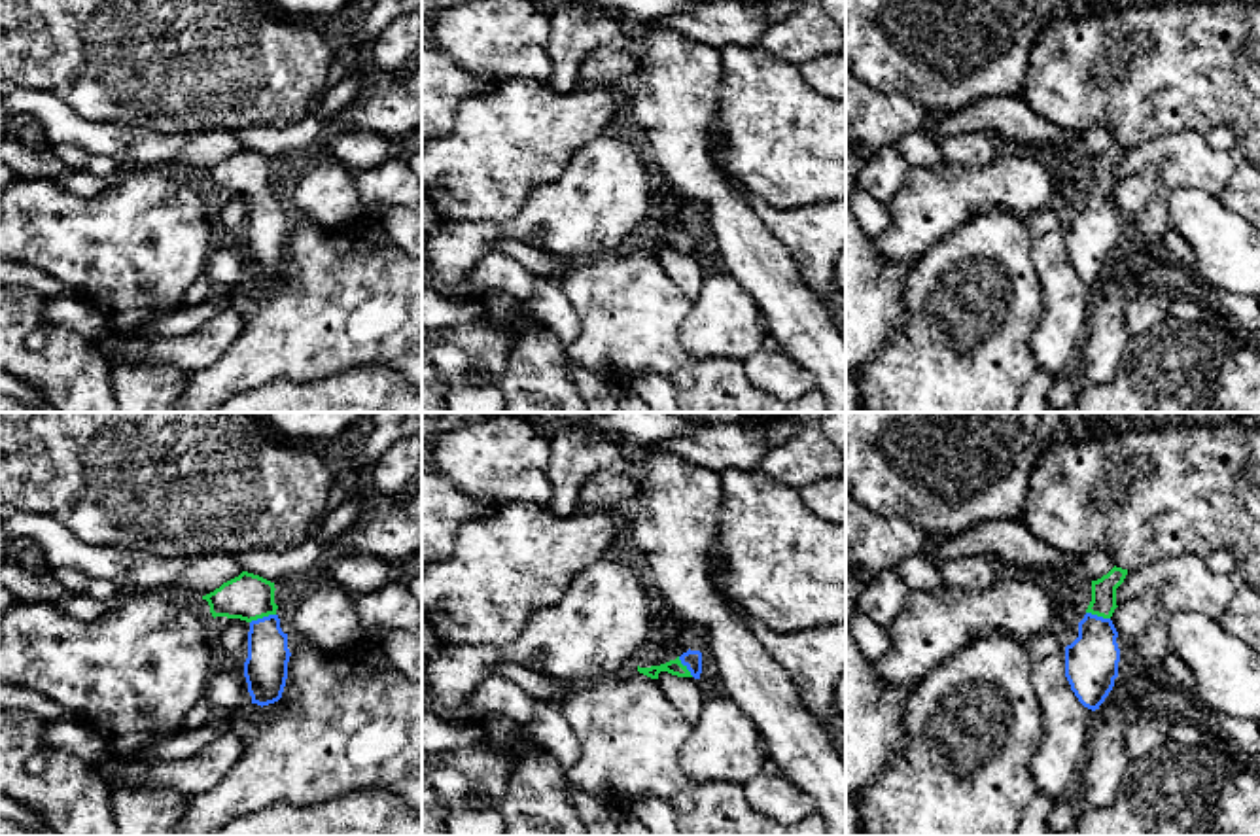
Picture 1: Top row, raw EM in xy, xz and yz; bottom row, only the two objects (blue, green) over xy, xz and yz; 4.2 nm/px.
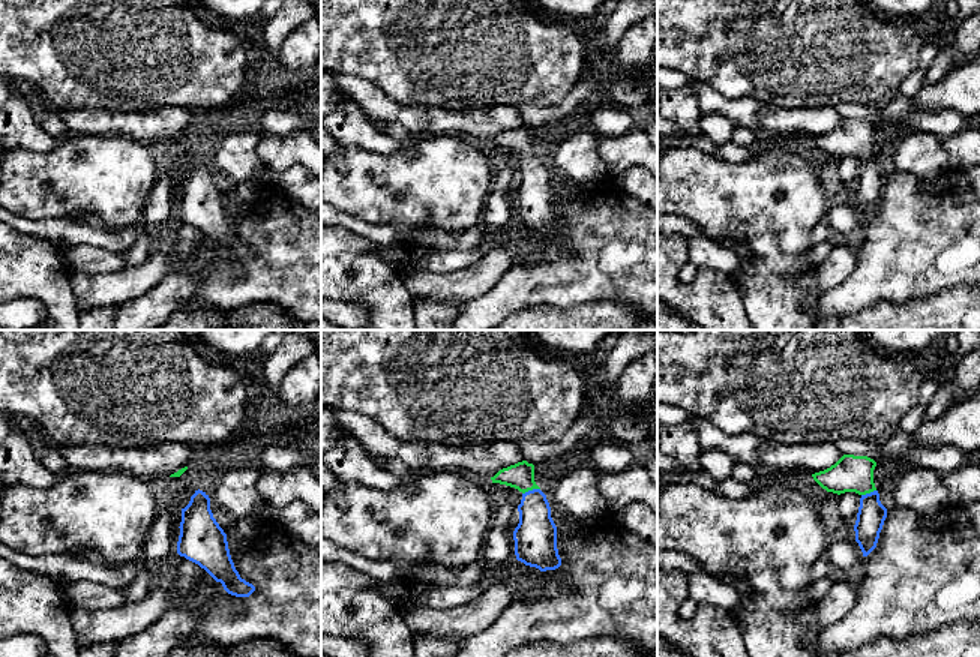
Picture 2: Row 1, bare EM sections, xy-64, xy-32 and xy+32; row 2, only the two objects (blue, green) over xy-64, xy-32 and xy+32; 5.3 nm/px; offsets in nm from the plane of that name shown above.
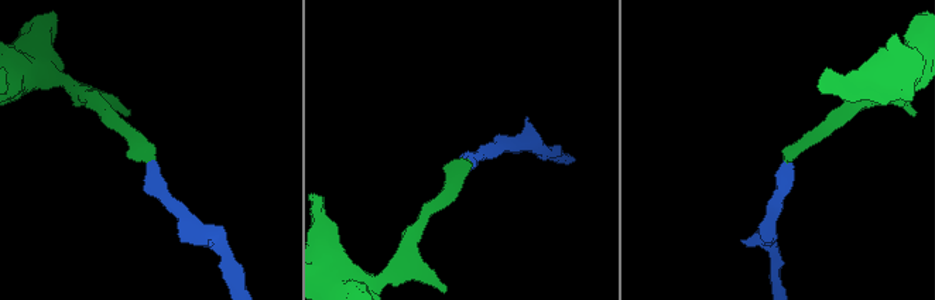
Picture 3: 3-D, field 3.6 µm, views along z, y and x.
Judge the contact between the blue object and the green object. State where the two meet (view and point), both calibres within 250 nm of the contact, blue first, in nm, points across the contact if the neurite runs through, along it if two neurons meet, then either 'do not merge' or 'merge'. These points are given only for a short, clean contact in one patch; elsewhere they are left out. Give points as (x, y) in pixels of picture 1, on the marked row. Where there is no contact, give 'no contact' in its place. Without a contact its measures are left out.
xy (263, 617) | 190/200 nm | across xy (265, 670), (263, 617), (248, 596) | merge

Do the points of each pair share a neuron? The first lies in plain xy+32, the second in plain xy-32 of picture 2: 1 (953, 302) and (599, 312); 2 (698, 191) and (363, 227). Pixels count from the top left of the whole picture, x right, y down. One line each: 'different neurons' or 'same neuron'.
1: same neuron
2: different neurons

